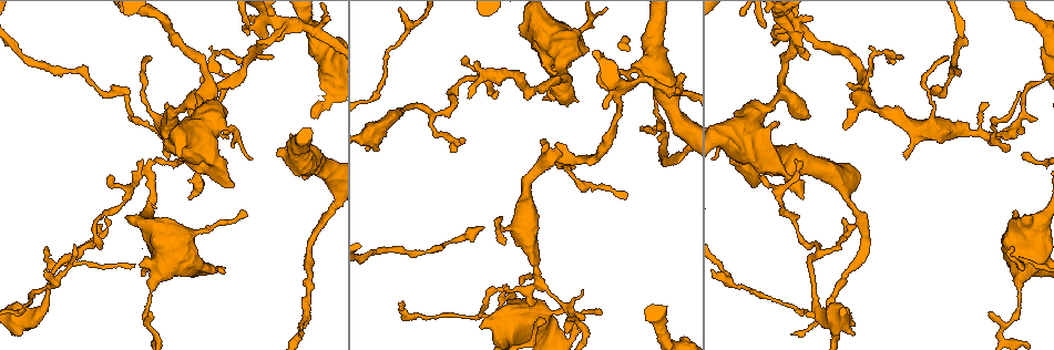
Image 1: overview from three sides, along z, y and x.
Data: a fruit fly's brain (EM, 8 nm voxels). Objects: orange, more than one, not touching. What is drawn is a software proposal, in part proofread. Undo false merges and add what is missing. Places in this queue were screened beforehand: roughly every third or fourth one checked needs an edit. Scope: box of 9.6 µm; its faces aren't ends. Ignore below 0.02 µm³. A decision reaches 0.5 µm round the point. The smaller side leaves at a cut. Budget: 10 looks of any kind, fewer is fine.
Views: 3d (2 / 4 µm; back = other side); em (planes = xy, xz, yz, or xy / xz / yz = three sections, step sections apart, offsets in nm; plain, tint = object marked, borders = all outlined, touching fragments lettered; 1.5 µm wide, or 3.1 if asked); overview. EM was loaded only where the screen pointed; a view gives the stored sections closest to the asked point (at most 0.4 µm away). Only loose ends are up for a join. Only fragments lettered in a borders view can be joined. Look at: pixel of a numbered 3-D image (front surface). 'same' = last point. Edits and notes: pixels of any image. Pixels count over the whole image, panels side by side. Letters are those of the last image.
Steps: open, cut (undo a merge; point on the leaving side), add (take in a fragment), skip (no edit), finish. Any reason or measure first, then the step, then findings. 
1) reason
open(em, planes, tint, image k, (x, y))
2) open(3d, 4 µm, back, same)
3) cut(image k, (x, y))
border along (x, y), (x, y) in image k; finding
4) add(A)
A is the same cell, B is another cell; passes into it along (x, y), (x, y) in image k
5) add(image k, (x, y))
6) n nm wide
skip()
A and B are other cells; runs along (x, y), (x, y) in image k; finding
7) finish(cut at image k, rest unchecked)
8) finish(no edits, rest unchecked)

free end
open(em, xy, step 4, borders, image 1, (796, 160))

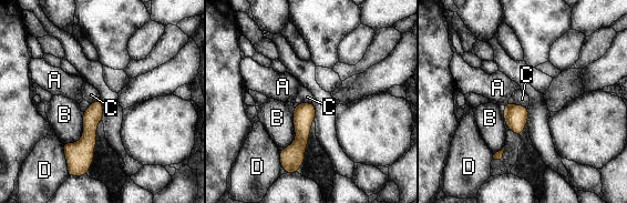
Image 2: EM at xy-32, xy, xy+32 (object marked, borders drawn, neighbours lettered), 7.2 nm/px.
skip()
A, B, C and D are other cells; border along (509, 102), (523, 104), (527, 108) in image 2; none of them fits

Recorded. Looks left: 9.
thick end
open(3d, 2 µm, image 1, (234, 186))

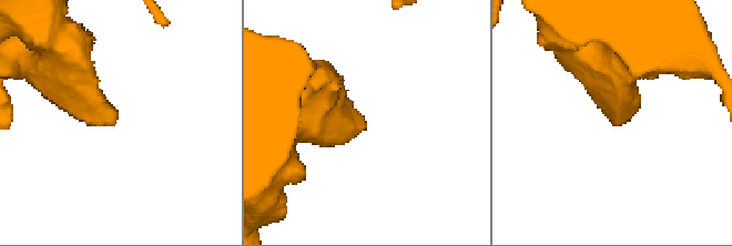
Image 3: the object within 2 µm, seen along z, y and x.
open(em, planes, borders, image 3, (115, 115))

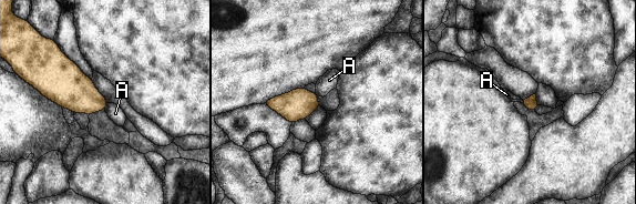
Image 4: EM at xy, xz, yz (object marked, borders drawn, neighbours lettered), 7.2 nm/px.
skip()
A is another cell; border along (108, 103), (104, 109) in image 4; none of them fits

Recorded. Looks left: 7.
branch stops here
open(3d, 4 µm, image 1, (844, 129))

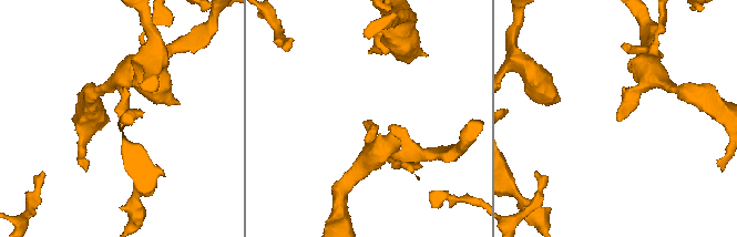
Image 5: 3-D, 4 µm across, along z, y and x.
need the tissue
open(em, planes, borders, image 5, (367, 126))

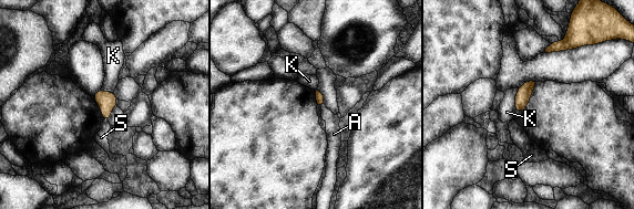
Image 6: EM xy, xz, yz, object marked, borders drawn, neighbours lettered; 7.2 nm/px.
110 nm wide
skip()
A, K and S are other cells; border along (519, 89), (515, 94), (514, 112) in image 6; no lettered fragment goes on from it

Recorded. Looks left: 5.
free end
open(3d, 2 µm, image 1, (1018, 93))

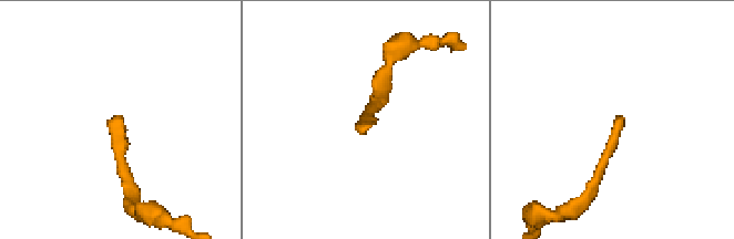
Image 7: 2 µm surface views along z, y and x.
shape alone is not enough
open(em, planes, borders, image 7, (111, 117))

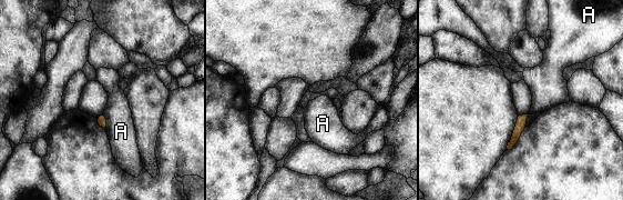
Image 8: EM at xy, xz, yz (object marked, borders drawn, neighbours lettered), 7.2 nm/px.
A touches over 130 nm
skip()
A is another cell; border along (103, 112), (108, 129) in image 8; none of them fits

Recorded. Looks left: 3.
abrupt turn
open(3d, 2 µm, back, image 1, (539, 284))

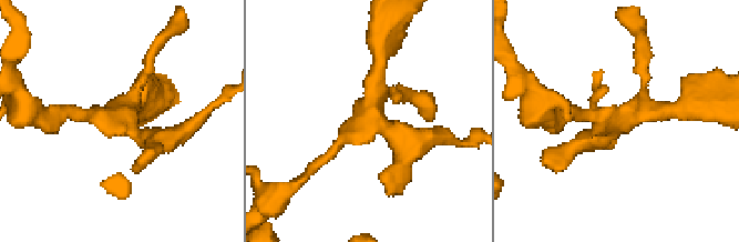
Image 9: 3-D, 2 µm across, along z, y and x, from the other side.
open(em, planes, tint, image 9, (623, 116))

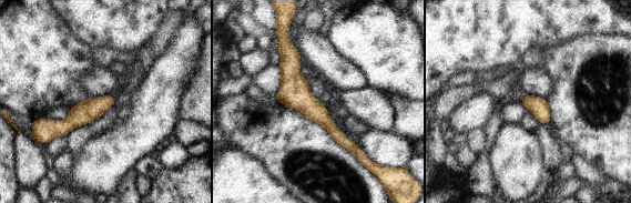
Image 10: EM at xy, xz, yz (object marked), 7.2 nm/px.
open(em, planes, borders, same)

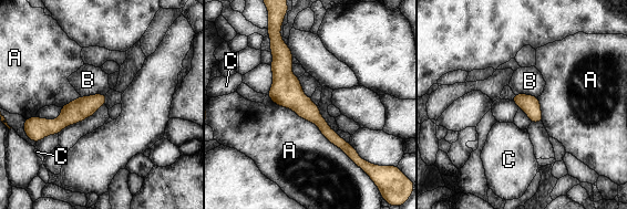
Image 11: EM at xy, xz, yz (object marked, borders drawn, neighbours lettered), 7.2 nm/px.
skip()
A, B and C are other cells; border along (105, 93), (81, 96) in image 11; all the same neuron

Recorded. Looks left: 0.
finish(no edits, rest unchecked)

